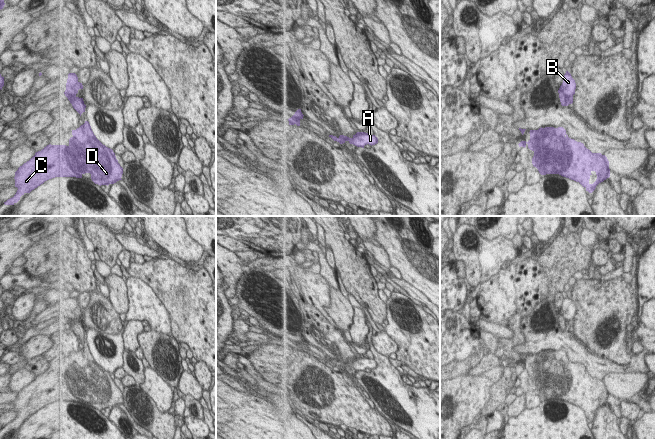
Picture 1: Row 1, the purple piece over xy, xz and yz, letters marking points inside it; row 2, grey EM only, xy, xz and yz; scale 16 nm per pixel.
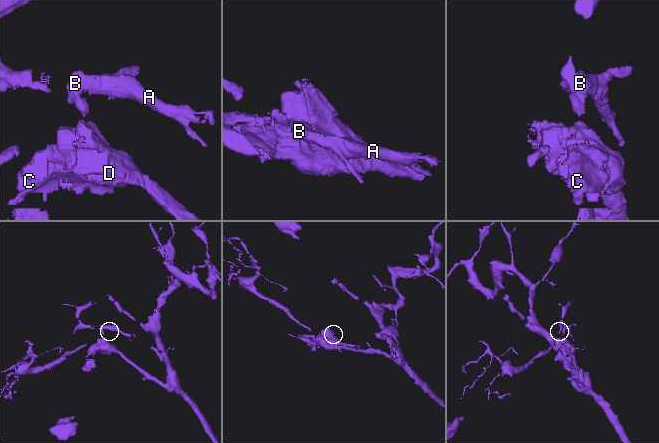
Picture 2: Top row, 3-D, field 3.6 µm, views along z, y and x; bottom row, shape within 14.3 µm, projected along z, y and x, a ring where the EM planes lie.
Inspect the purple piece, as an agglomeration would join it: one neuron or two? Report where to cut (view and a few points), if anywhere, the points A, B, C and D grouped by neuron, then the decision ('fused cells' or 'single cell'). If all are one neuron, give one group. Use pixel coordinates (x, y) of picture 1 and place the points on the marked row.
yz (559, 93), (565, 96), (570, 103) | A B / C D | fused cells

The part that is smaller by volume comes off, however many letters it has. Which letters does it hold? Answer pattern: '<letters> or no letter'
A, B

